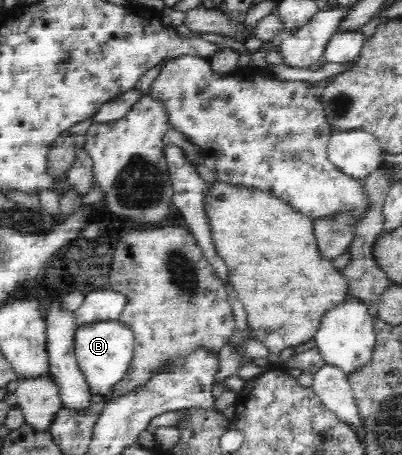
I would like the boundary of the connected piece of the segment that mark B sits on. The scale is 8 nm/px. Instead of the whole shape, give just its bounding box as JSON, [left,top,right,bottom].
[75,321,135,398]

